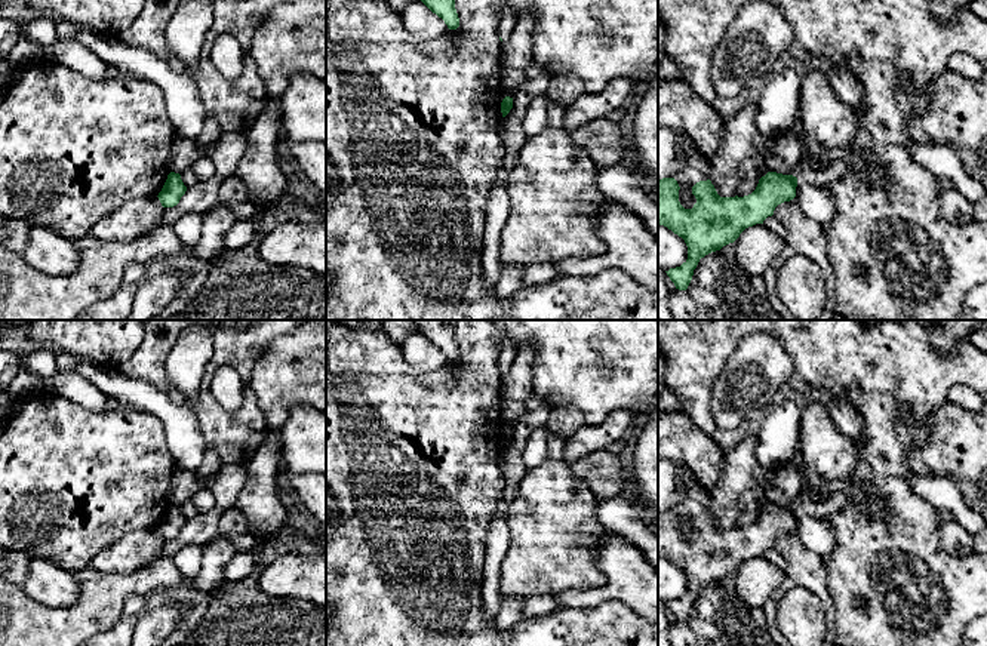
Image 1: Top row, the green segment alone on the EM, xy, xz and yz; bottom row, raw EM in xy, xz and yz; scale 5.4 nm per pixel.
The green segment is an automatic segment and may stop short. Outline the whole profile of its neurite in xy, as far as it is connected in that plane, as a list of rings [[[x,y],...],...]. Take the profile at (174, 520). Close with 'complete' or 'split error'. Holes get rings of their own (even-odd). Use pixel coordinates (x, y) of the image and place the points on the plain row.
[[[170,504],[157,529],[163,539],[173,539],[179,535],[185,523],[187,519],[184,517],[181,507]]]; complete

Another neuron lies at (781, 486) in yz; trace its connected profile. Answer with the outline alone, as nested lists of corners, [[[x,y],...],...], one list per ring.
[[[791,467],[766,471],[762,483],[768,504],[794,507],[797,495],[803,490],[803,480]]]

